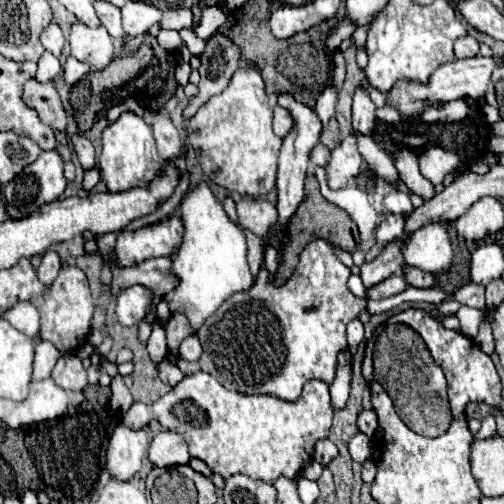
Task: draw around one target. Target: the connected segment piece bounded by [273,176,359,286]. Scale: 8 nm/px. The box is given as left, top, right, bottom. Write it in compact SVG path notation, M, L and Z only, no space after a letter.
M307 176L305 180L305 200L299 204L295 216L291 218L291 224L289 224L289 244L285 246L283 250L283 264L279 266L277 270L277 276L273 278L273 284L281 286L285 284L285 280L289 280L289 276L293 274L293 268L297 266L297 260L299 260L299 254L303 252L303 248L317 240L317 238L323 238L327 240L329 244L345 250L345 252L355 252L357 246L359 246L359 232L357 232L357 226L353 224L353 220L347 216L345 210L337 208L335 204L327 202L321 192L319 192L319 184L315 180L315 176Z

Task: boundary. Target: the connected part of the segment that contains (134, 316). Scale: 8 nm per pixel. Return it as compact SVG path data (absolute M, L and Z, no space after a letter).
M131 286L117 296L117 318L123 326L133 326L147 314L147 288Z

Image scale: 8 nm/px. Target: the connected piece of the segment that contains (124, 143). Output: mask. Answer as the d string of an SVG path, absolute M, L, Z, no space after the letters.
M123 112L103 132L103 150L99 156L99 172L109 192L127 192L129 188L145 188L149 180L161 176L163 160L157 154L151 126L135 112Z

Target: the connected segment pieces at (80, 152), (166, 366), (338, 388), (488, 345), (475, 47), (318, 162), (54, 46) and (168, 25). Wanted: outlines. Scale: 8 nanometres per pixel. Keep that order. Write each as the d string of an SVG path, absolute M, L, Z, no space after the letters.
M79 132L73 134L71 142L73 142L75 154L77 154L81 166L83 166L85 170L87 170L87 168L93 168L93 166L95 166L95 148L93 148L93 144L91 144L83 134L79 134Z
M163 360L159 366L157 366L157 370L159 370L159 378L161 378L161 382L163 384L167 384L167 386L177 386L183 378L185 378L185 374L177 368L177 366L173 366L173 364L169 364L167 360Z
M349 350L339 354L339 366L337 366L337 378L329 386L331 390L331 404L333 410L341 410L347 404L349 390L351 390L351 364L349 364Z
M481 322L479 326L479 334L475 338L475 344L485 352L485 354L493 354L495 352L495 344L493 344L493 334L491 334L491 324Z
M463 36L455 44L455 56L457 58L471 58L479 54L479 42L473 36Z
M317 144L311 152L311 160L313 160L315 166L325 166L327 160L329 160L329 150L323 144Z
M49 24L43 34L41 34L41 42L43 46L55 54L55 56L61 56L61 50L63 50L63 44L65 44L65 36L63 36L63 30L57 26L57 24Z
M179 8L179 10L167 10L159 22L163 30L183 30L193 26L193 14L189 8Z

